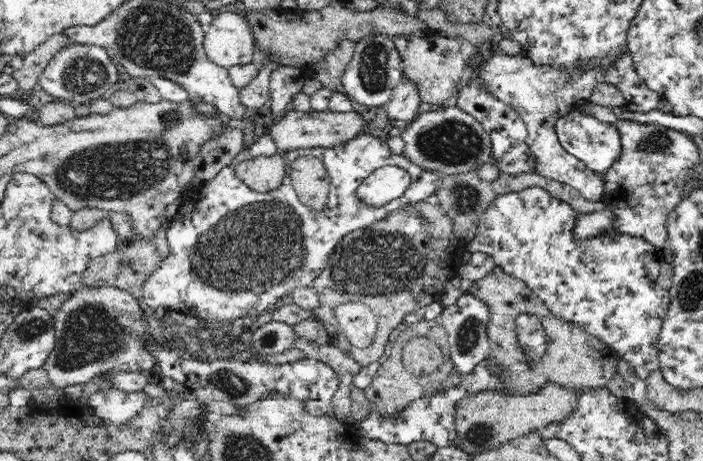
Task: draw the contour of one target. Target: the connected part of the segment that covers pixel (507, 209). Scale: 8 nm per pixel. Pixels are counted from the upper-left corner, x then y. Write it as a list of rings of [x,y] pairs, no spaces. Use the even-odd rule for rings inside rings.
[[[530,186],[496,198],[480,216],[478,231],[464,242],[463,248],[472,255],[490,255],[495,264],[524,280],[556,319],[574,323],[609,344],[620,358],[626,359],[633,372],[645,380],[661,368],[659,334],[671,304],[669,290],[662,289],[657,281],[663,260],[661,250],[643,237],[626,232],[612,234],[611,229],[600,230],[592,236],[581,236],[581,216],[577,208],[550,195],[544,187]]]

